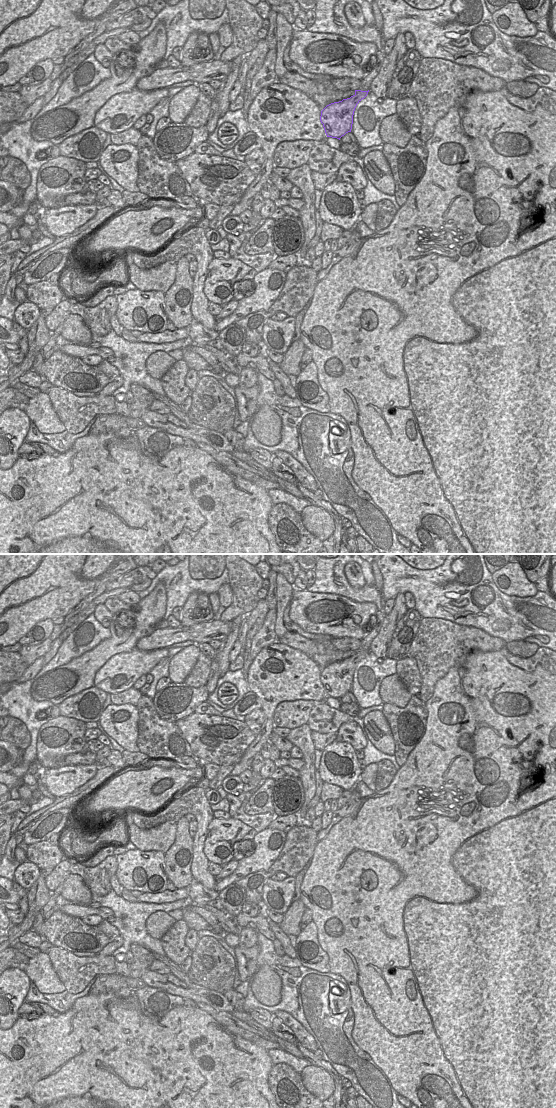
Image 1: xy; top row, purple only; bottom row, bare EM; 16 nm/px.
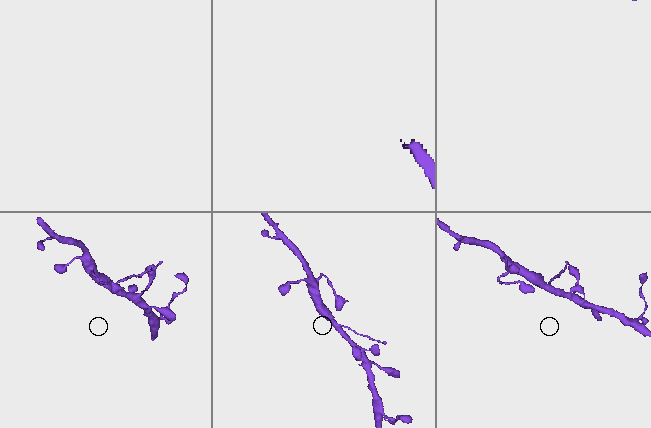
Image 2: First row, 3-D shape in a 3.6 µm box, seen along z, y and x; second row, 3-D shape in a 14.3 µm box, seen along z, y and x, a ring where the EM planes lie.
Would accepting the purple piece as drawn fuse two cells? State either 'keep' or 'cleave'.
cleave

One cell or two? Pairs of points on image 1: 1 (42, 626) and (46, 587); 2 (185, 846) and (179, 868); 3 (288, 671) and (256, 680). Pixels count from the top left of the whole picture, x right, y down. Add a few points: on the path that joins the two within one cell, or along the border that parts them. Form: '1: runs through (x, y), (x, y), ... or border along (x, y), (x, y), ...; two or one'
1: border along (52, 619), (38, 621), (27, 632); two
2: runs through (179, 849), (174, 854), (175, 862); one
3: runs through (280, 674), (264, 679); one

